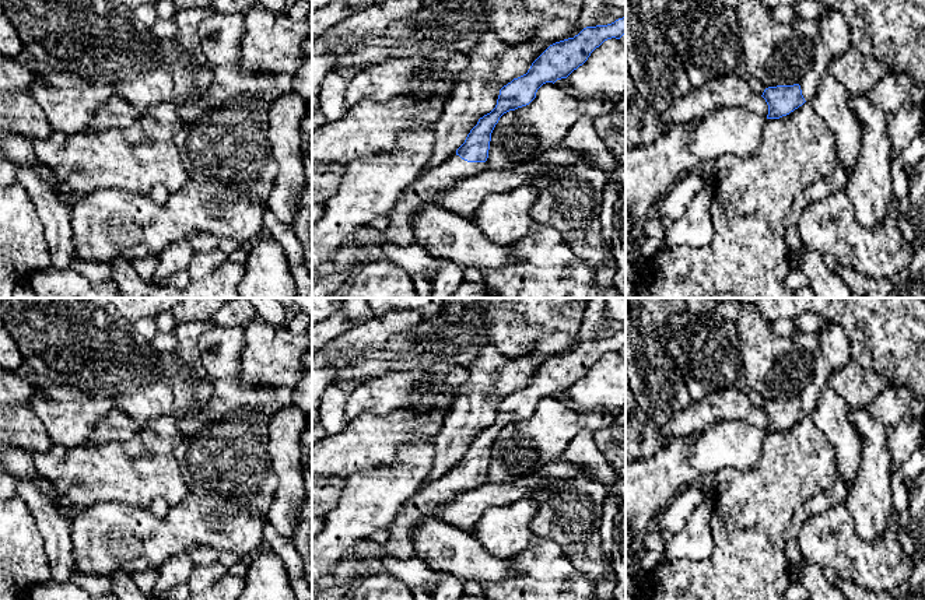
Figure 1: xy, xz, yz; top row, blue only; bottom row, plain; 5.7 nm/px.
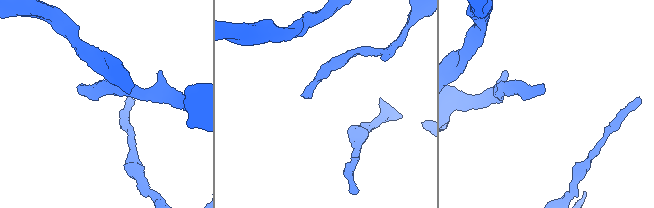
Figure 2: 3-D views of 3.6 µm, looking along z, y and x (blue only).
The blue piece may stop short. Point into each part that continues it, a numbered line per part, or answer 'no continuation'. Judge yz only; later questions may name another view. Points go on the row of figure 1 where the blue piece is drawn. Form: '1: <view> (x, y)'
1: yz (833, 39)

